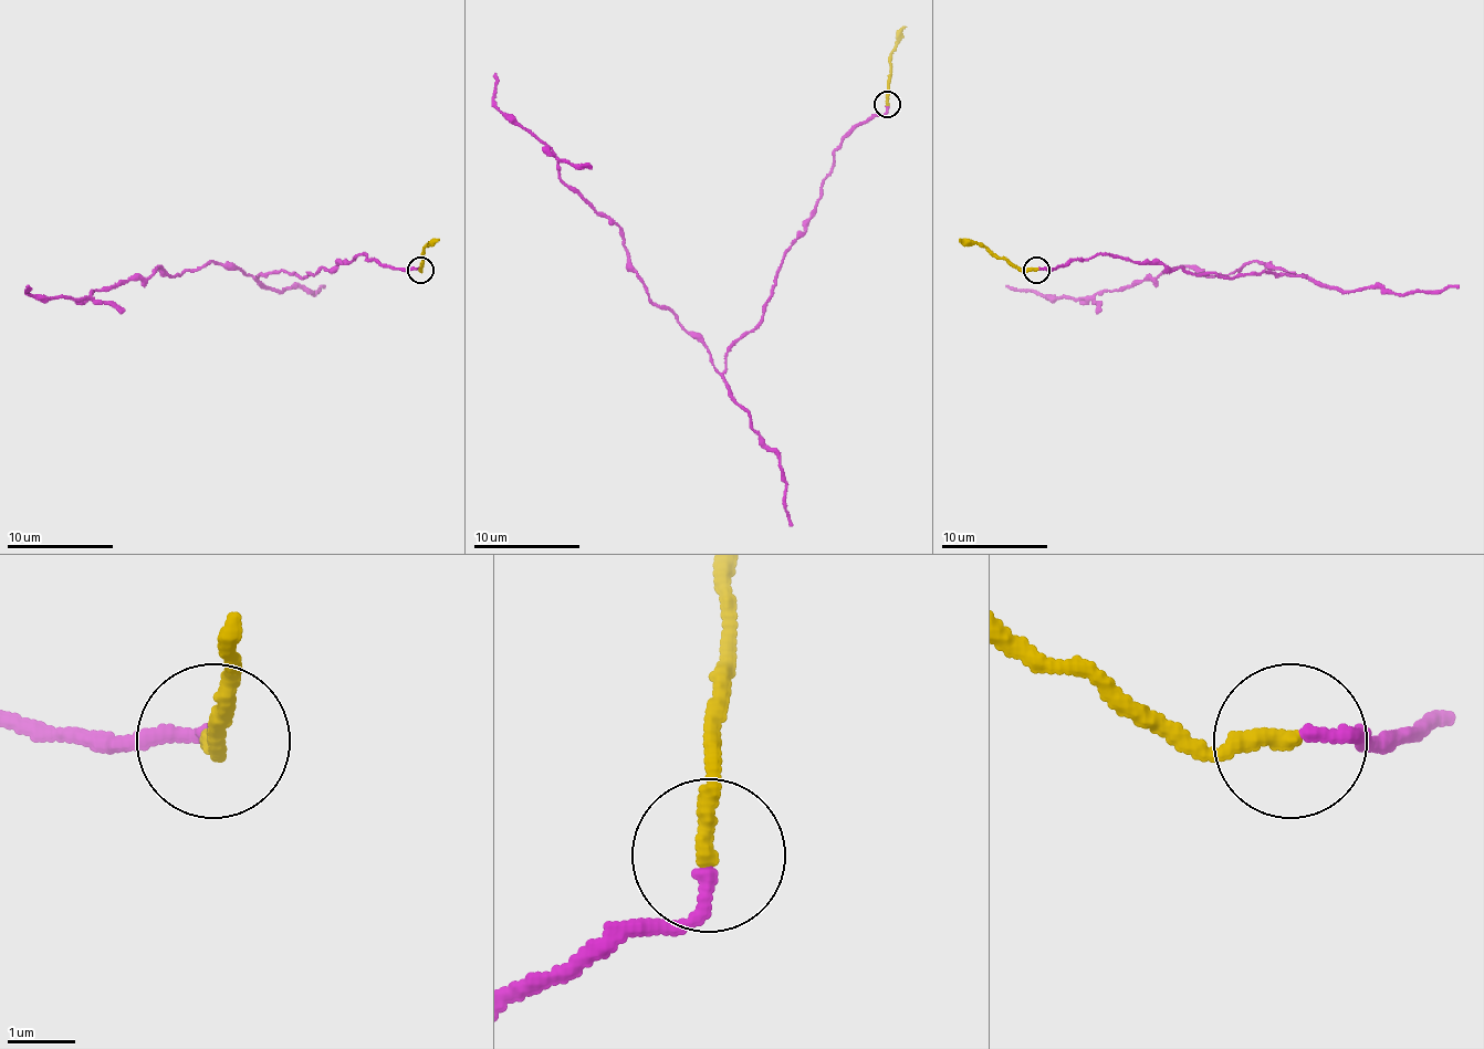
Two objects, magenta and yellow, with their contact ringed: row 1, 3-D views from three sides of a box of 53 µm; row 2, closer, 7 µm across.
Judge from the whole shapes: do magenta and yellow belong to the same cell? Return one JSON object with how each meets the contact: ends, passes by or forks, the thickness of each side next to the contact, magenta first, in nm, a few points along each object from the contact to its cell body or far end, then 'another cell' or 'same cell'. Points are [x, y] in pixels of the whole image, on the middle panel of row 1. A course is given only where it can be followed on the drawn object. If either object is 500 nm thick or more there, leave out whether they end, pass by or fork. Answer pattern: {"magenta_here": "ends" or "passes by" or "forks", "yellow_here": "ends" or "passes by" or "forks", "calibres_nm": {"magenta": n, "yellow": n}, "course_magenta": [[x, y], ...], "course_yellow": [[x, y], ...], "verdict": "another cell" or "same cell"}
{"magenta_here": "ends", "yellow_here": "ends", "calibres_nm": {"magenta": 190, "yellow": 280}, "course_magenta": [[888, 105], [843, 140], [763, 317], [721, 374], [649, 296], [623, 230], [495, 105], [495, 74]], "course_yellow": [[888, 103], [890, 52], [907, 25]], "verdict": "same cell"}

